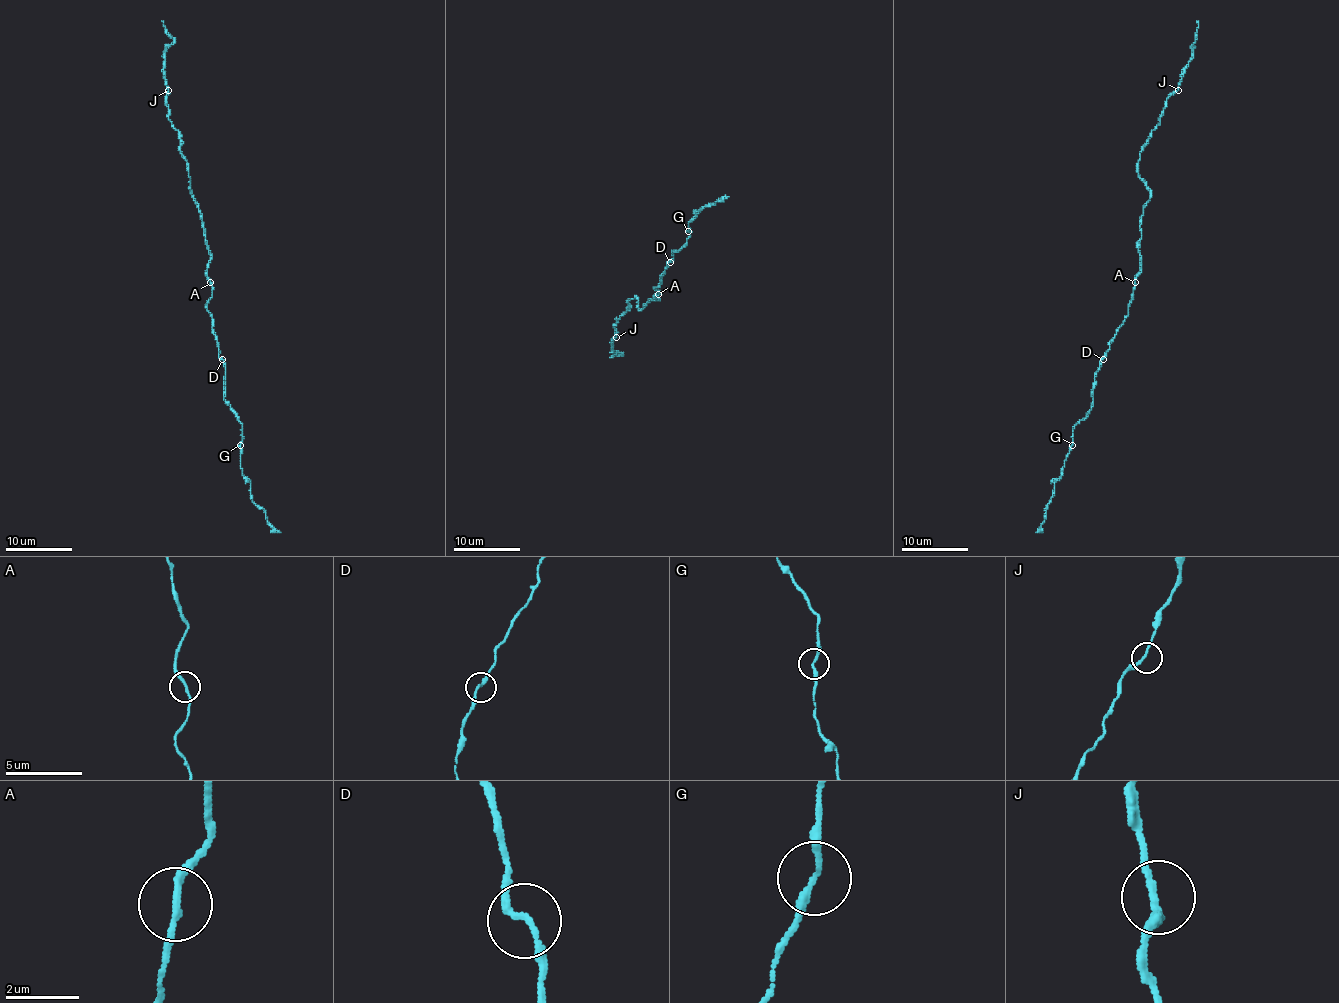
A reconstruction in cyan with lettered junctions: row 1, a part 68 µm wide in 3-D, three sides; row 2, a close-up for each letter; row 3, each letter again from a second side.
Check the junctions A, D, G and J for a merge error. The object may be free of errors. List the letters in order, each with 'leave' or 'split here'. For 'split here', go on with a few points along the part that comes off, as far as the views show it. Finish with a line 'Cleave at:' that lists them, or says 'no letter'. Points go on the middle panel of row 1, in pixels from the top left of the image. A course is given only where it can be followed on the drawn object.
A: leave
D: leave
G: leave
J: leave
Cleave at: no letter

